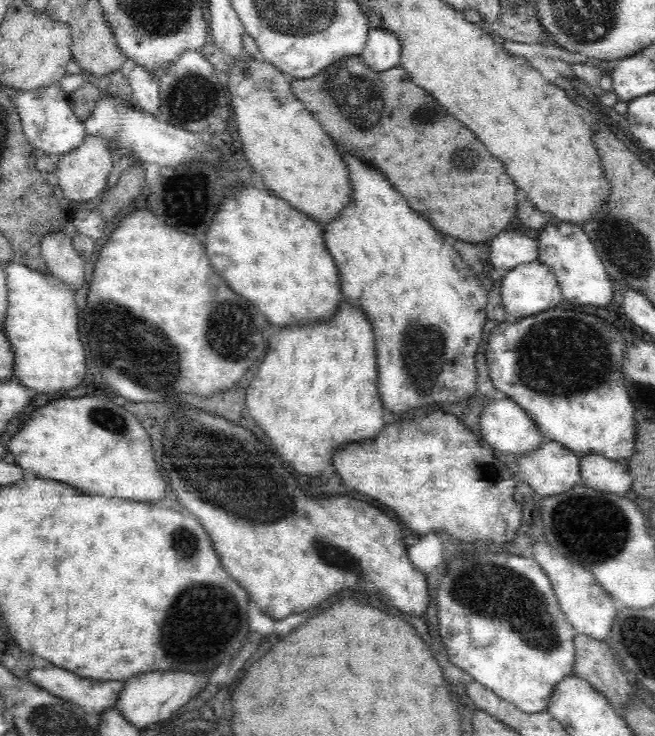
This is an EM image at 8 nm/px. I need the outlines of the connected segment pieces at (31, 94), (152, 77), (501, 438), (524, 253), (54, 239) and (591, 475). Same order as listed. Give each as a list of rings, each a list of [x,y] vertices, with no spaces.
[[[51,82],[34,90],[16,89],[12,96],[15,113],[18,114],[23,136],[32,148],[42,150],[44,154],[66,154],[82,140],[85,134],[84,123],[74,115],[70,107],[69,95],[60,87],[60,82]]]
[[[134,63],[128,80],[134,103],[154,114],[159,105],[159,73],[150,71],[140,63]]]
[[[503,395],[486,401],[480,412],[480,428],[486,446],[502,457],[517,458],[526,451],[534,450],[544,440],[529,414],[516,401]]]
[[[506,230],[496,234],[487,244],[490,264],[501,273],[510,270],[518,263],[538,259],[537,241],[530,239],[524,232]]]
[[[63,229],[43,234],[39,240],[39,252],[46,270],[56,278],[73,289],[79,289],[84,284],[85,262]]]
[[[586,453],[579,457],[580,483],[596,490],[626,494],[631,476],[626,461],[610,460],[602,455]]]

